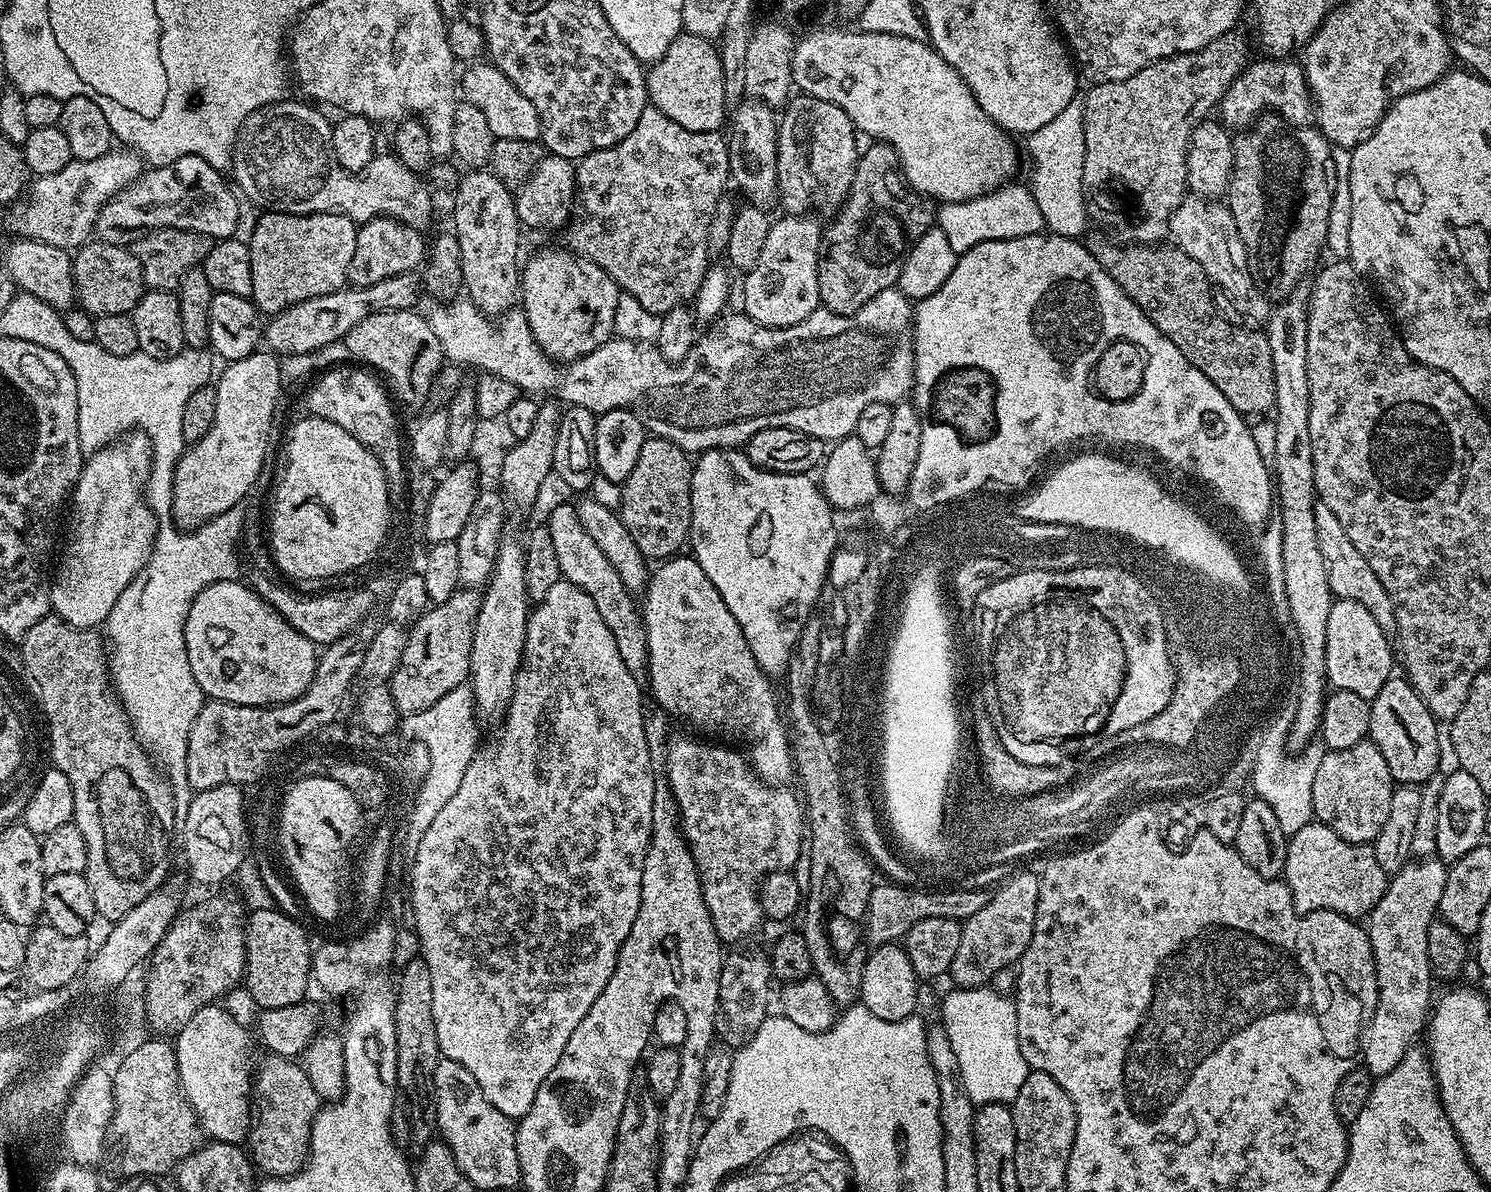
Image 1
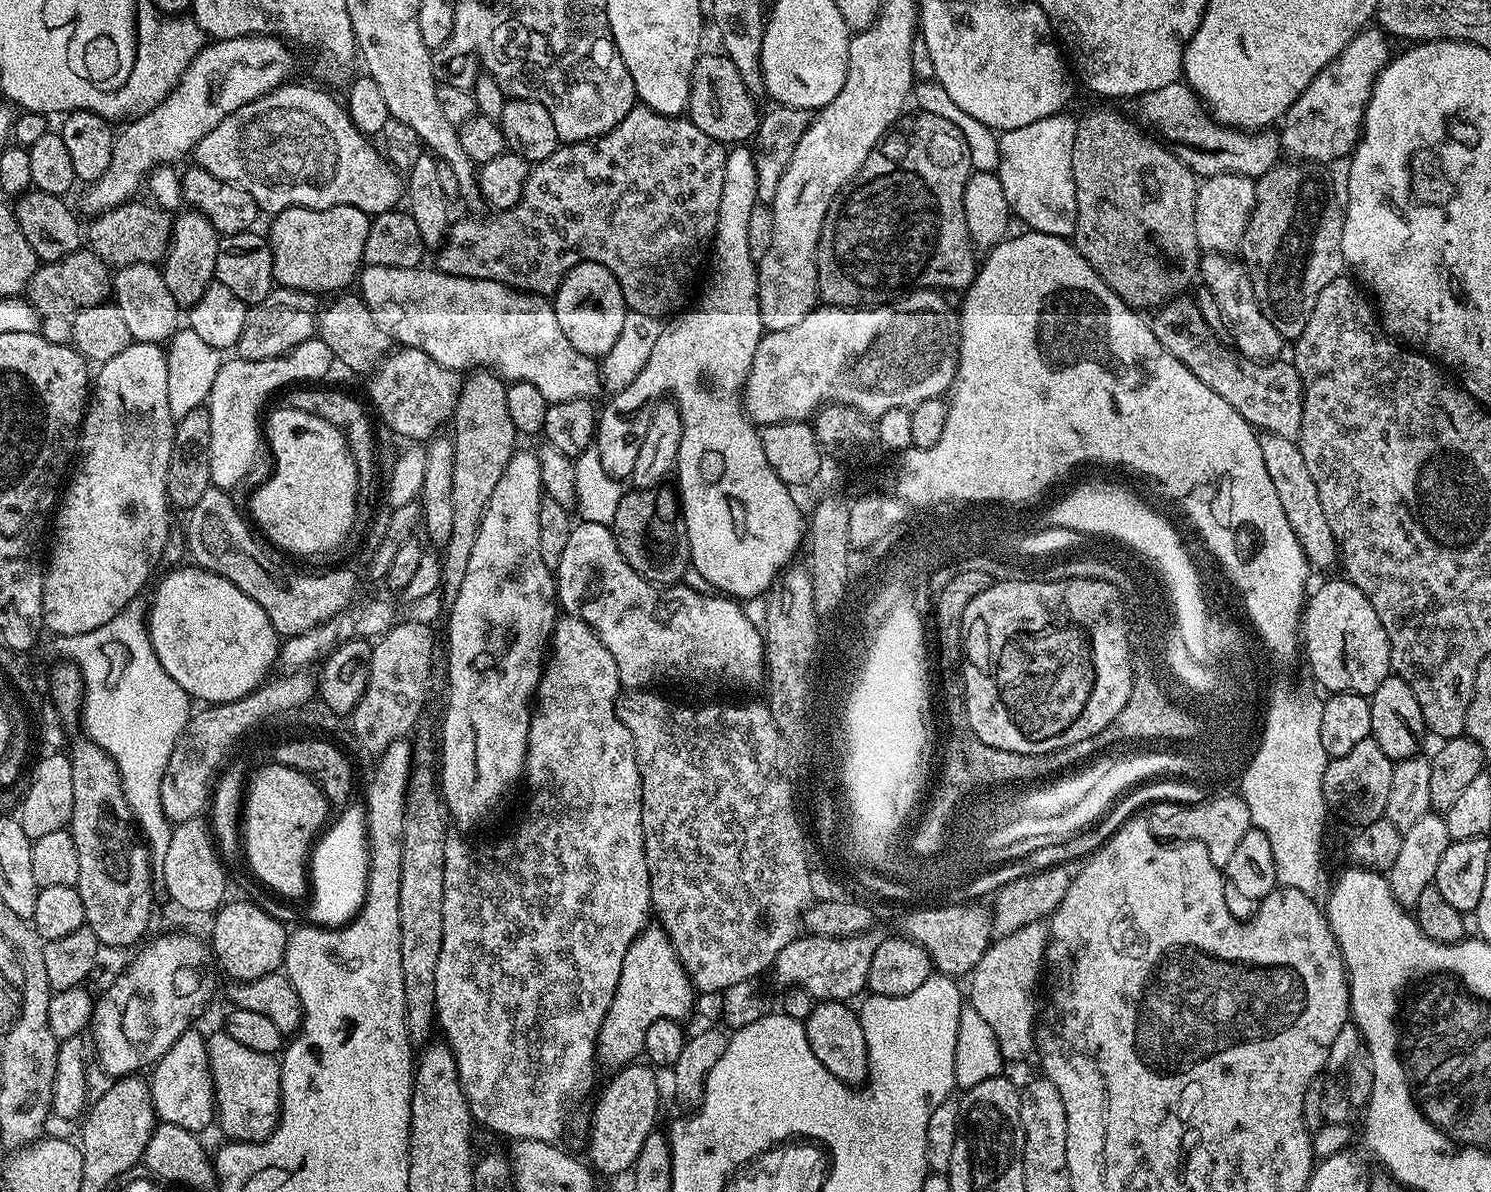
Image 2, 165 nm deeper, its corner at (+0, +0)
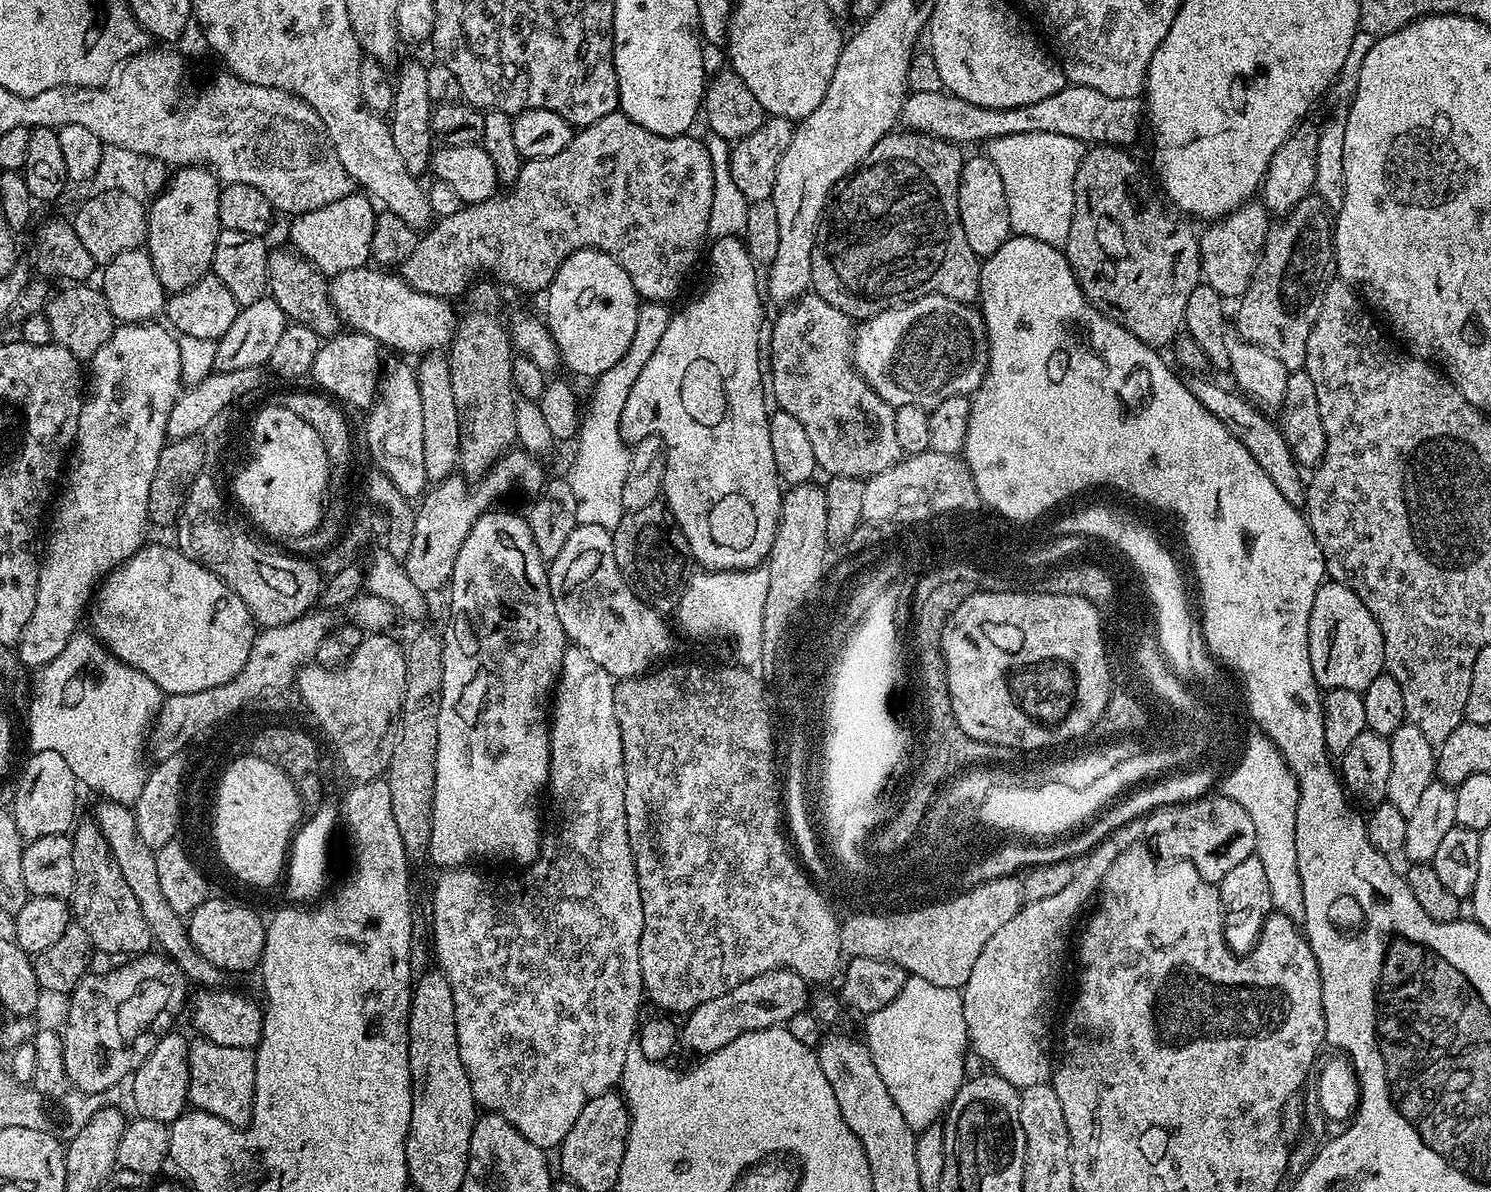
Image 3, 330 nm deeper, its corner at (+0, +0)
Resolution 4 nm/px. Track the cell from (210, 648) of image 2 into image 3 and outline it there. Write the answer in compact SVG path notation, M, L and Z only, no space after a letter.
M151 544L139 548L130 559L108 573L90 612L91 631L109 652L146 674L168 696L194 694L230 682L246 666L246 657L258 631L246 602L209 568L183 556L179 548Z

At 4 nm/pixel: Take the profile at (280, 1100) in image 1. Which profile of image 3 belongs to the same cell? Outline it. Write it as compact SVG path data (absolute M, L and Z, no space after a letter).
M196 1038L188 1046L188 1102L197 1112L205 1112L214 1118L222 1118L222 1122L232 1124L238 1129L245 1129L252 1122L254 1110L254 1074L256 1073L256 1054L251 1048L238 1046L218 1046L218 1042L210 1042Z

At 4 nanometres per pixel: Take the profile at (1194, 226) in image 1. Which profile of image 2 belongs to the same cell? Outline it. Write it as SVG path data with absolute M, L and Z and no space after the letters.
M1218 252L1201 255L1199 279L1201 281L1204 279L1203 287L1208 288L1210 294L1214 294L1214 298L1218 298L1218 306L1222 306L1222 314L1232 327L1232 344L1236 351L1251 360L1275 361L1279 357L1276 355L1286 347L1286 341L1278 334L1278 330L1274 330L1274 322L1270 322L1262 314L1247 267L1239 259L1238 261L1232 259L1236 258Z

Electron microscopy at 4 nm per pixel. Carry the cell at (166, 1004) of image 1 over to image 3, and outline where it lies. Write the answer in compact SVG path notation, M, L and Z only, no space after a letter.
M140 954L129 959L121 968L112 968L101 976L89 974L80 981L76 991L71 993L68 1004L68 1021L62 1027L64 1038L64 1061L66 1070L64 1075L67 1083L81 1093L107 1093L108 1088L129 1079L138 1066L158 1046L163 1036L167 1036L176 1015L185 1011L186 1001L189 999L190 983L182 970L172 960L163 954Z

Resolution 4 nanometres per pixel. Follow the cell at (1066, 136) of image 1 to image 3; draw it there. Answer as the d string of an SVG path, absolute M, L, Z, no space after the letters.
M1012 134L987 141L986 148L986 155L996 165L1004 185L1011 231L1062 248L1073 222L1074 176L1084 153L1083 143L1060 134Z

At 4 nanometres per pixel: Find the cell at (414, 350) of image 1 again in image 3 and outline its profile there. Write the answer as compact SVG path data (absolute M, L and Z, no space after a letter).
M273 247L268 254L268 292L279 302L289 321L314 330L322 338L335 336L341 331L342 321L332 305L330 280L323 272L297 254L291 247Z

